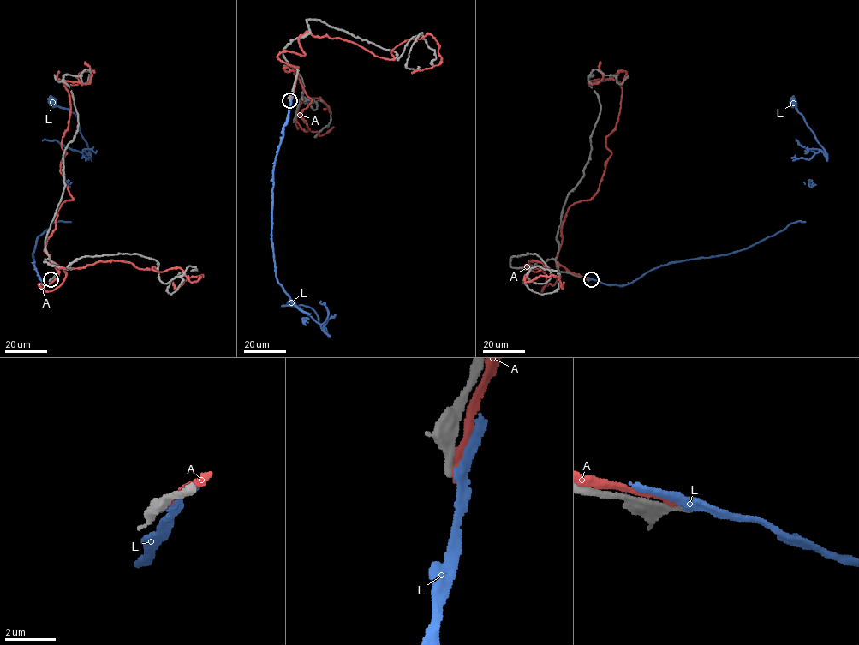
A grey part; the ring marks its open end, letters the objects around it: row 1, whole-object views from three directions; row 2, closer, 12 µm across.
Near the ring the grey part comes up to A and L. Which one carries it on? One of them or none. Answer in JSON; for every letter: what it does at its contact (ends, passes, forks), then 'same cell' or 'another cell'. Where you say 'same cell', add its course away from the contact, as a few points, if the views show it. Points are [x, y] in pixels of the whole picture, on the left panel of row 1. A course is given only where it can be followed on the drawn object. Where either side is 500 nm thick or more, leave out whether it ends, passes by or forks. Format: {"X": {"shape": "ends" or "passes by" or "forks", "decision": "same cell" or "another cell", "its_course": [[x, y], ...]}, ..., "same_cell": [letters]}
{"A": {"shape": "ends", "decision": "another cell"}, "L": {"shape": "passes by", "decision": "another cell"}, "same_cell": []}

